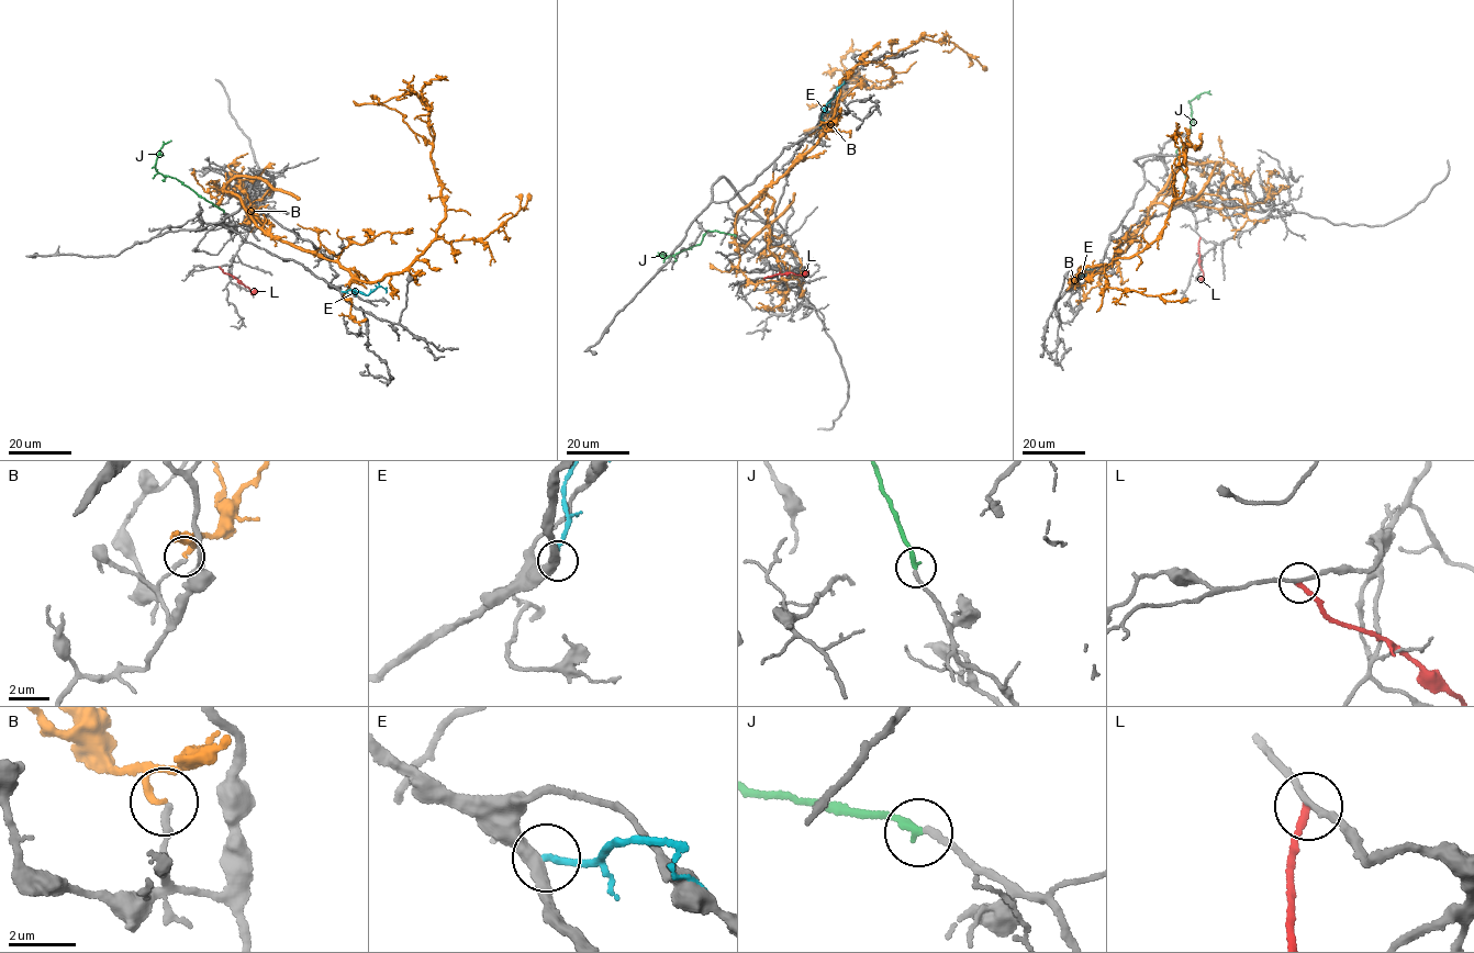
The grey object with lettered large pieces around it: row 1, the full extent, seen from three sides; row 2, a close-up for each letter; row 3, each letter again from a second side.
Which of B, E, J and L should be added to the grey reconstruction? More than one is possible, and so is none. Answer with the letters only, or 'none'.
J

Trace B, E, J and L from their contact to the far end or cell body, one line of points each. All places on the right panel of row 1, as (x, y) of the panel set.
B: (1078, 304), (1105, 269), (1081, 268), (1132, 256), (1163, 230), (1187, 177), (1186, 146), (1199, 147), (1203, 133)
E: (1097, 271), (1085, 270), (1073, 280)
J: (1185, 178), (1176, 150), (1187, 142), (1192, 118), (1190, 101), (1202, 93), (1210, 94)
L: (1201, 237), (1202, 279)

